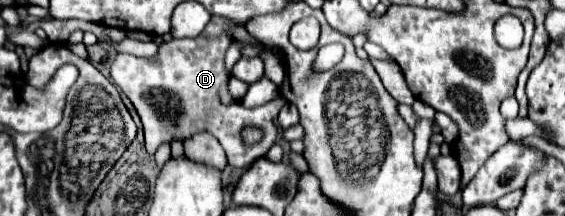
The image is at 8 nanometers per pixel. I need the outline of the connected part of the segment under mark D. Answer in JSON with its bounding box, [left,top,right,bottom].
[112,18,286,168]

